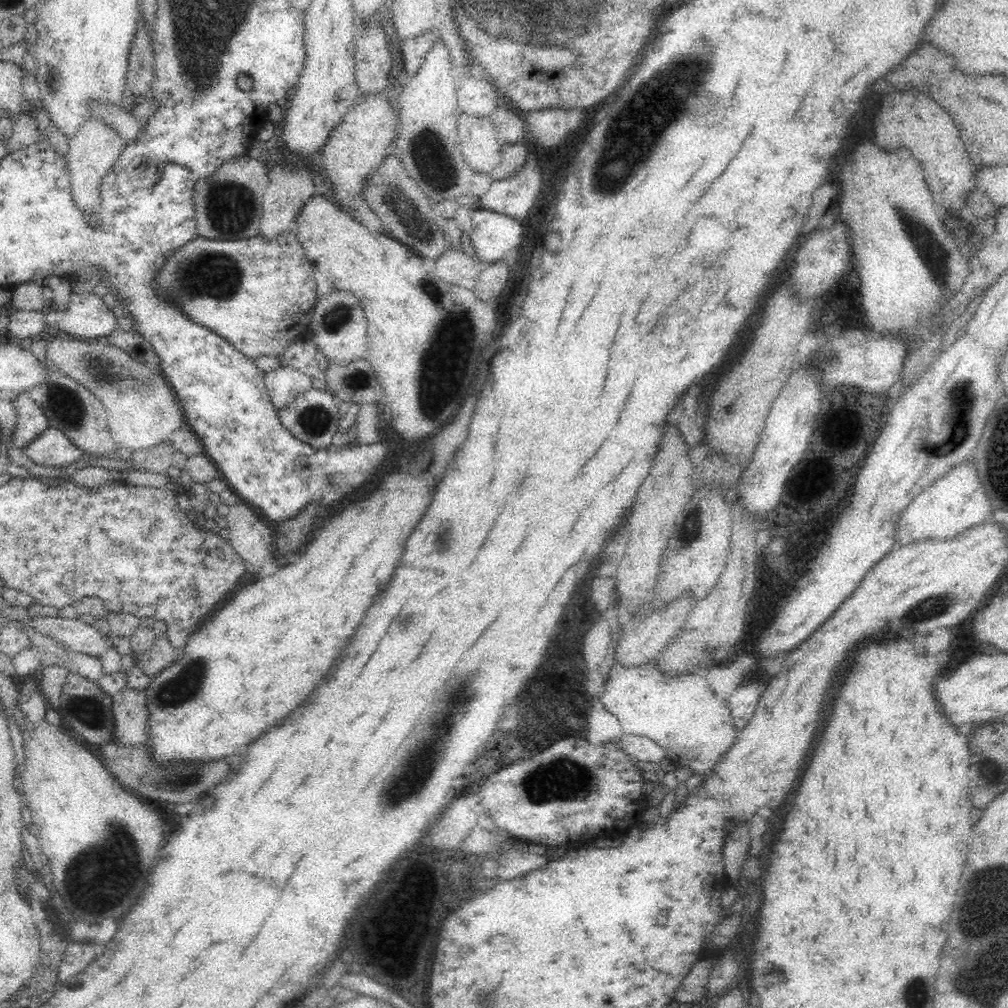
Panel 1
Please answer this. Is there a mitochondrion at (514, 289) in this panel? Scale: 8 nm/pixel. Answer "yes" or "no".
no

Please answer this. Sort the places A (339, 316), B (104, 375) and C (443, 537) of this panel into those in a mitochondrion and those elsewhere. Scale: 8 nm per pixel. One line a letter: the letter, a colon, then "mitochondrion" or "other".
A: mitochondrion
B: mitochondrion
C: mitochondrion

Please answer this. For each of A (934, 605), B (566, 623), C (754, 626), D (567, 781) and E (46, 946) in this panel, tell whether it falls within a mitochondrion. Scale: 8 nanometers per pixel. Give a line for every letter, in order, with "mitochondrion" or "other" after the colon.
A: mitochondrion
B: other
C: other
D: mitochondrion
E: other

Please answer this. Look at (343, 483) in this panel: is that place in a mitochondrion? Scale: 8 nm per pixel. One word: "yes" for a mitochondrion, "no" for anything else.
yes

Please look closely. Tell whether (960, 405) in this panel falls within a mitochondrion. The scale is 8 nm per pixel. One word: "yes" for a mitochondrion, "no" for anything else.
yes

